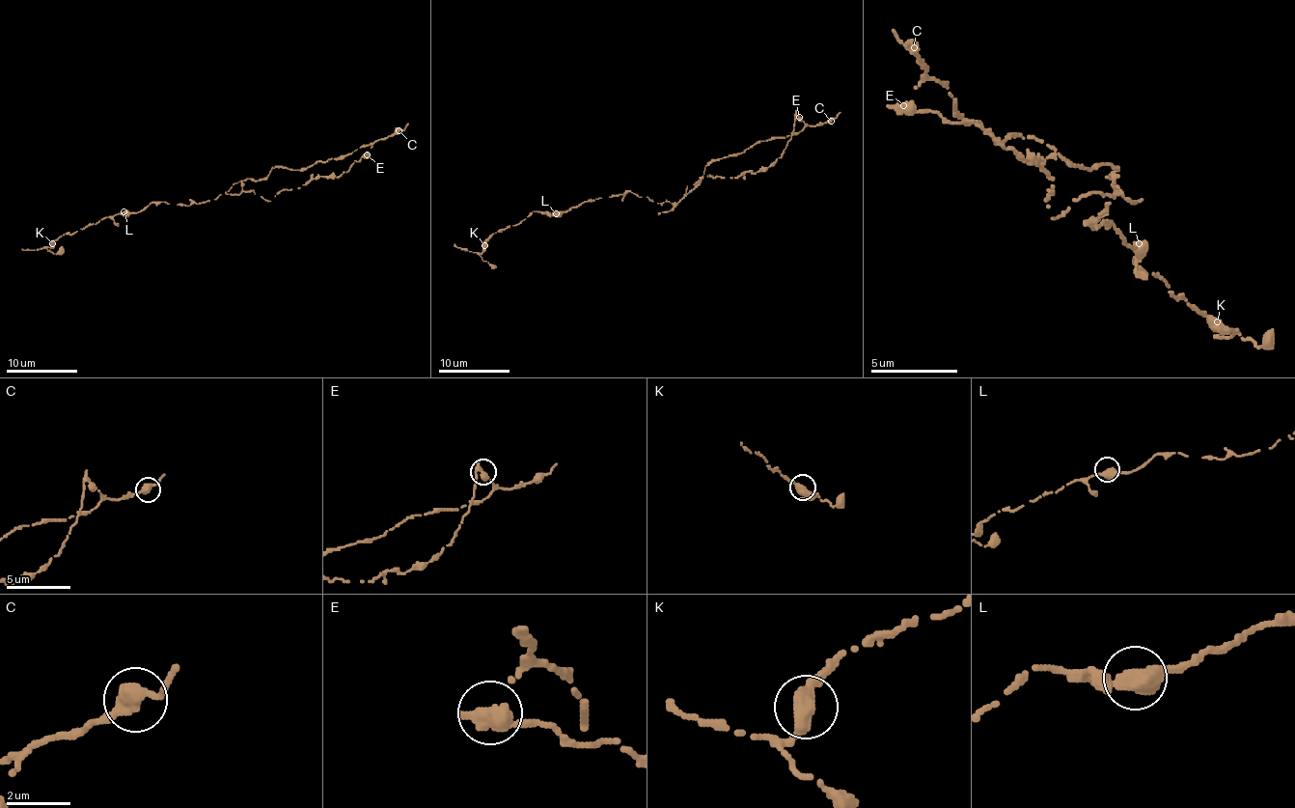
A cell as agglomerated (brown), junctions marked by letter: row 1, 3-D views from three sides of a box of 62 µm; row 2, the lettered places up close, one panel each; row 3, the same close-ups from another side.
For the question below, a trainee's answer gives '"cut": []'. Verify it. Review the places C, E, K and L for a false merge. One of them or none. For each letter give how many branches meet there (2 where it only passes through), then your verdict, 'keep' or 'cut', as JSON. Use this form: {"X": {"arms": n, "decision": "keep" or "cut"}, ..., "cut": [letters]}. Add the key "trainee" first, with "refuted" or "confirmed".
{"trainee": "refuted", "C": {"arms": 2, "decision": "keep"}, "E": {"arms": 2, "decision": "cut"}, "K": {"arms": 2, "decision": "keep"}, "L": {"arms": 2, "decision": "keep"}, "cut": ["E"]}

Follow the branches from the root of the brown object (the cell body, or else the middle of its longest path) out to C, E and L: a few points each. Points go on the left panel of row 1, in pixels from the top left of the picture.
C: (250, 179), (261, 181), (275, 166), (302, 170), (318, 161), (346, 155), (359, 147), (393, 136), (399, 130)
E: (250, 179), (261, 181), (275, 166), (302, 170), (318, 161), (346, 155), (371, 143), (367, 153)
L: (250, 179), (234, 182), (226, 193), (199, 204), (152, 202), (136, 212), (123, 211)

